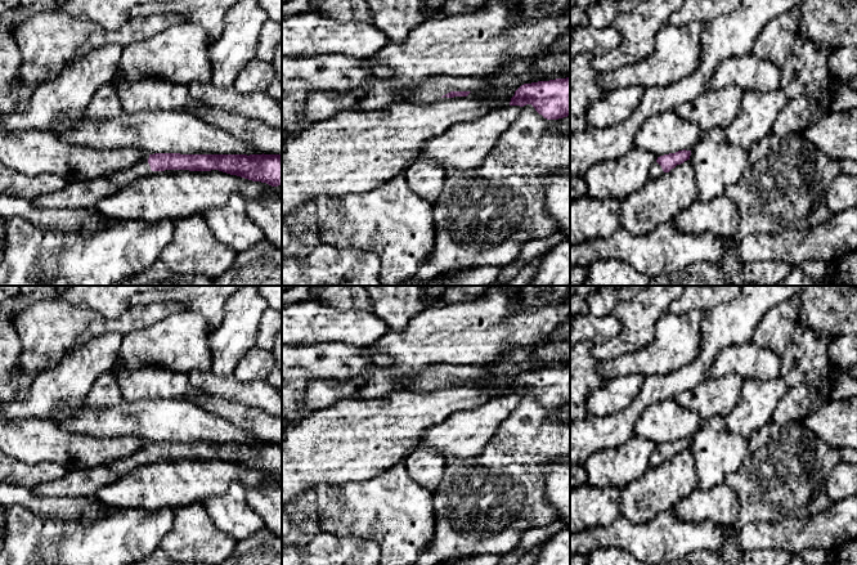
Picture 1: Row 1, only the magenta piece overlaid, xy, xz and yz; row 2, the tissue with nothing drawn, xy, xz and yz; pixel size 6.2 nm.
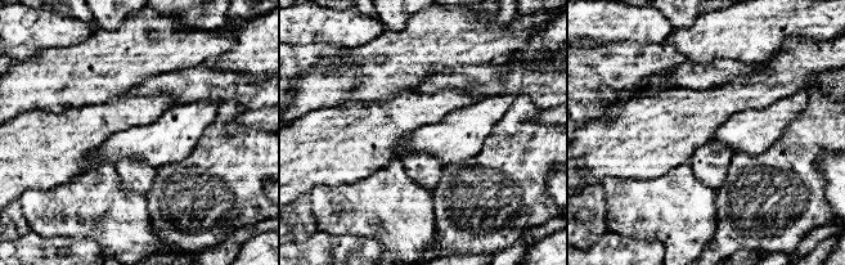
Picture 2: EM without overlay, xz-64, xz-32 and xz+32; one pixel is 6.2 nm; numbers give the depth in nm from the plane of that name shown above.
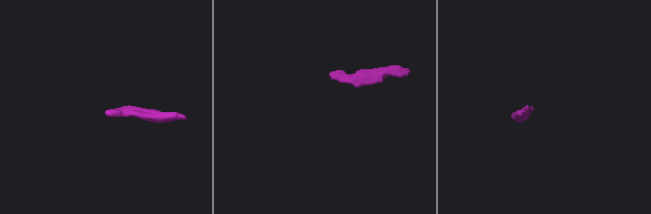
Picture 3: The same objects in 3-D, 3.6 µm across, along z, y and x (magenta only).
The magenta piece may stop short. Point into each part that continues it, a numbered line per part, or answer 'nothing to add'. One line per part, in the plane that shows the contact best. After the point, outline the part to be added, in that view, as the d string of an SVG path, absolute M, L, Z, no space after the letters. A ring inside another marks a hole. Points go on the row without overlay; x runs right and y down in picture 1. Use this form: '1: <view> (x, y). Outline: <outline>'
1: xz (430, 380). Outline: M435 364L414 378L398 377L407 390L431 393L450 380L484 380L492 378L493 371L488 366L449 366Z

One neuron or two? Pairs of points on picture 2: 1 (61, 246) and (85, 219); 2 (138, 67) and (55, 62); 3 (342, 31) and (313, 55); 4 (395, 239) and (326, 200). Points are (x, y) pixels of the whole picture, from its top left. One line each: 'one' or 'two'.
1: two
2: one
3: two
4: one

